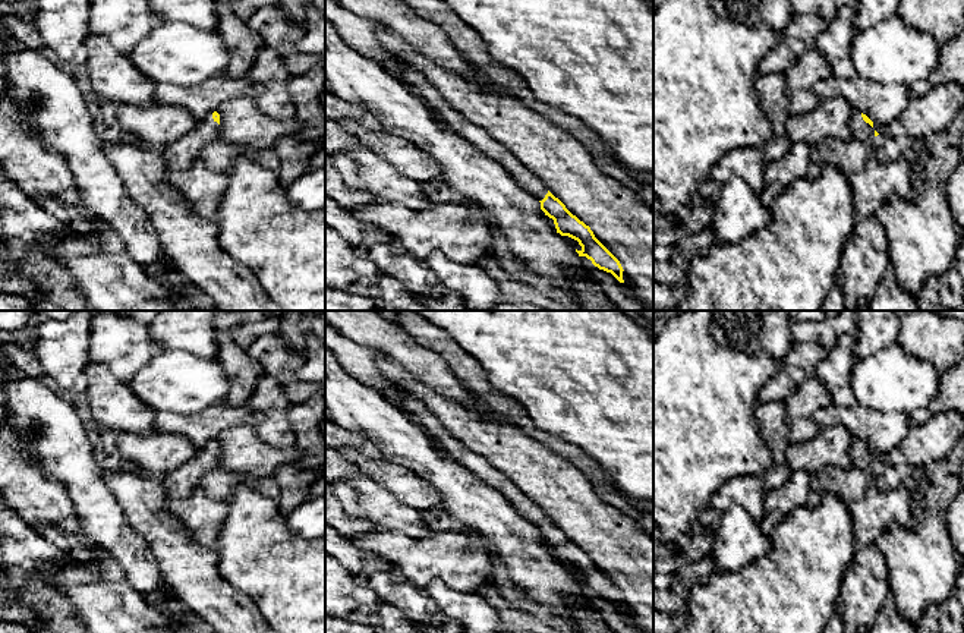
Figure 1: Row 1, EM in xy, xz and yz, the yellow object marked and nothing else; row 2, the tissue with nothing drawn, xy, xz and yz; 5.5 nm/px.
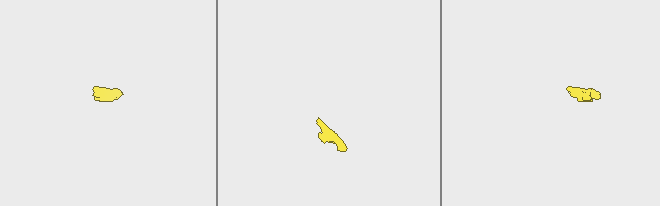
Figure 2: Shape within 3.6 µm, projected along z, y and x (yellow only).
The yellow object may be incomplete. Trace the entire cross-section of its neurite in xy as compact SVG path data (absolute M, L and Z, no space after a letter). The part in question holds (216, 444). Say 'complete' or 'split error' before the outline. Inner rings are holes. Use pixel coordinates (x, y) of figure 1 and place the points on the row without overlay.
split error | M214 440L207 443L205 447L199 448L199 451L189 462L161 478L167 501L183 498L195 488L199 488L202 476L218 466L218 463L220 443Z

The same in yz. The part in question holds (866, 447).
split error | M856 440L851 445L851 460L856 467L869 475L872 485L875 485L878 489L894 489L905 481L904 470L879 463L873 457L873 450L860 440Z

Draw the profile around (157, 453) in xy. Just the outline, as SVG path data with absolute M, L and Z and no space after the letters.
M155 428L149 432L119 432L117 448L142 473L158 479L189 462L199 451L185 437Z

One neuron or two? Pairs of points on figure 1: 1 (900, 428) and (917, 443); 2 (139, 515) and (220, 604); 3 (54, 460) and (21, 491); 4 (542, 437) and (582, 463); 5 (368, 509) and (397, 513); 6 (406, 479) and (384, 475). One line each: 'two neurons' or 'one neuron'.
1: two neurons
2: one neuron
3: two neurons
4: one neuron
5: one neuron
6: one neuron

